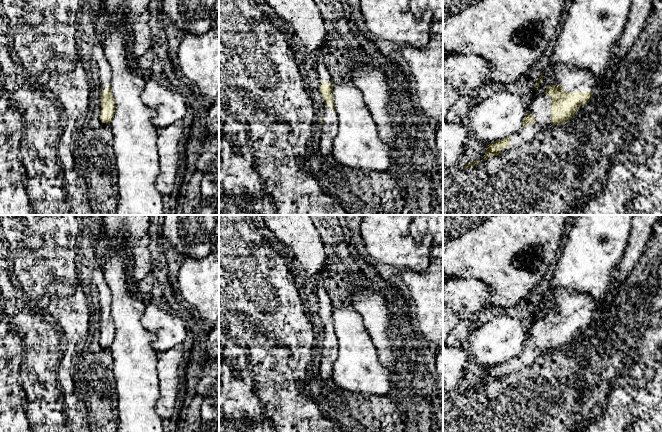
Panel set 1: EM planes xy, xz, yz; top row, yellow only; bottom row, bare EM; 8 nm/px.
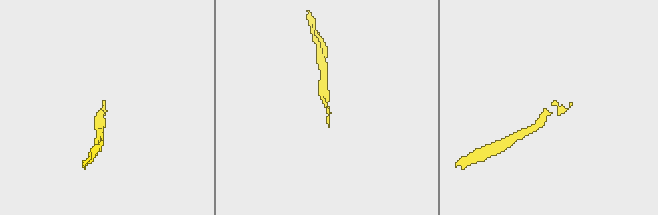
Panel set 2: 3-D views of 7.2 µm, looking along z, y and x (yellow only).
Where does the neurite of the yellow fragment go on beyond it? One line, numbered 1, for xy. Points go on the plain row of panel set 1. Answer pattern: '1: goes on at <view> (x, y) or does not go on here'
1: goes on at xy (103, 292)

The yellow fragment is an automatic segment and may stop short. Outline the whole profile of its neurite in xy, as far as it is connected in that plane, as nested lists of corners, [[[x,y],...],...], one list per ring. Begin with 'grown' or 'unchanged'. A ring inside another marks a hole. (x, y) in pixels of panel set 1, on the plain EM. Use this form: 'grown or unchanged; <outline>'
grown; [[[96,267],[92,273],[91,281],[96,287],[96,294],[101,305],[99,316],[99,332],[95,337],[102,347],[110,348],[115,338],[115,323],[111,313],[112,293],[107,285],[101,267]]]

